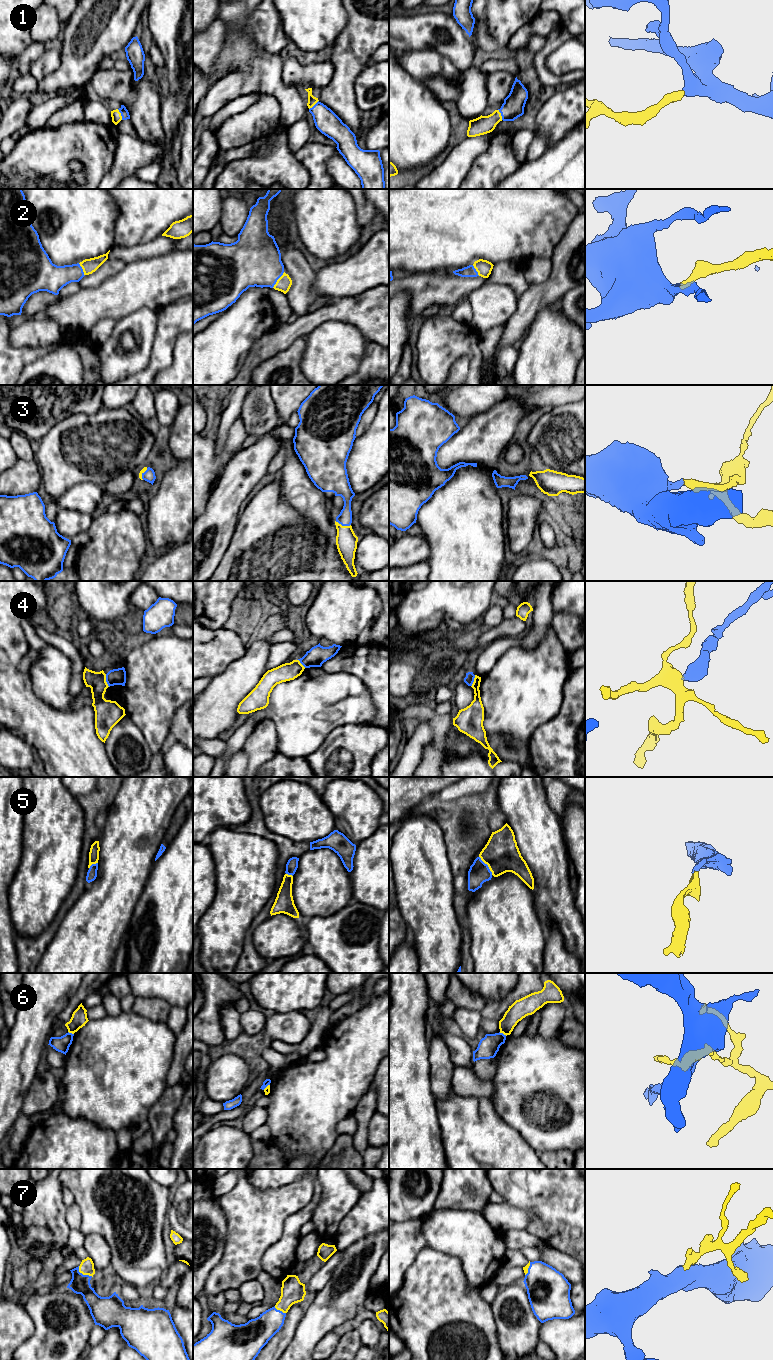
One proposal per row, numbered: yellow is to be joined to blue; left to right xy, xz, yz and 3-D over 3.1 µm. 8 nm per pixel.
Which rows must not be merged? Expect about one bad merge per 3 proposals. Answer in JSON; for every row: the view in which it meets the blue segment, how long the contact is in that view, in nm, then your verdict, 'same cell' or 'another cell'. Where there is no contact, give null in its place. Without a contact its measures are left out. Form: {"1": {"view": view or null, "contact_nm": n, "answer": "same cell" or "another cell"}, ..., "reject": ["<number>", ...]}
{"1": {"view": "xy", "contact_nm": 100, "answer": "same cell"}, "2": {"view": "xz", "contact_nm": 160, "answer": "same cell"}, "3": {"view": "xz", "contact_nm": 130, "answer": "same cell"}, "4": {"view": "xy", "contact_nm": 110, "answer": "another cell"}, "5": {"view": "yz", "contact_nm": 190, "answer": "same cell"}, "6": {"view": "yz", "contact_nm": 70, "answer": "another cell"}, "7": {"view": "xy", "contact_nm": 150, "answer": "same cell"}, "reject": ["4", "6"]}

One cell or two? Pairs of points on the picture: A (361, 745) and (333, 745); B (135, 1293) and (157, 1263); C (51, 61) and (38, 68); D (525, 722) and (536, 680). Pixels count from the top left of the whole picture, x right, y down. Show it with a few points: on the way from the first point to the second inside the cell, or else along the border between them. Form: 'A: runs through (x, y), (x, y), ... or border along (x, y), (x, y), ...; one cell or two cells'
A: runs through (354, 743), (340, 743); one cell
B: border along (123, 1281), (133, 1284), (140, 1290); two cells
C: runs through (48, 62), (41, 68); one cell
D: runs through (525, 712), (526, 690); one cell

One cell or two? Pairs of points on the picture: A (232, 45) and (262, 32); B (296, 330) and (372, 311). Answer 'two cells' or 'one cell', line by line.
A: two cells
B: one cell

